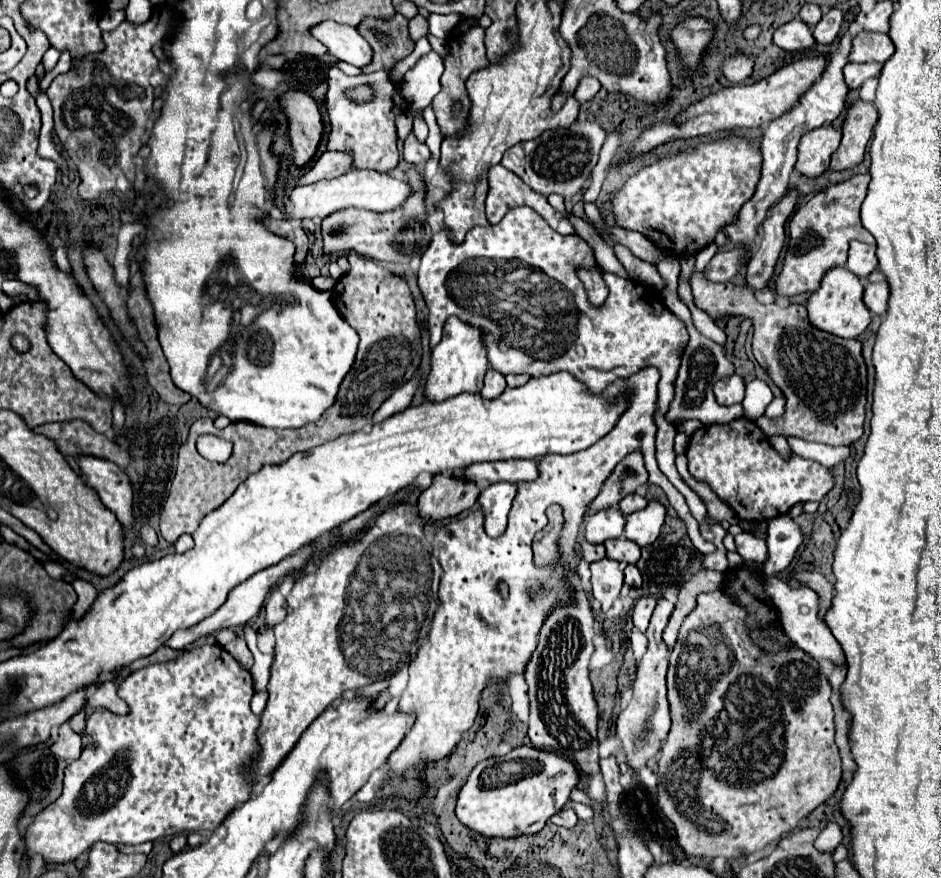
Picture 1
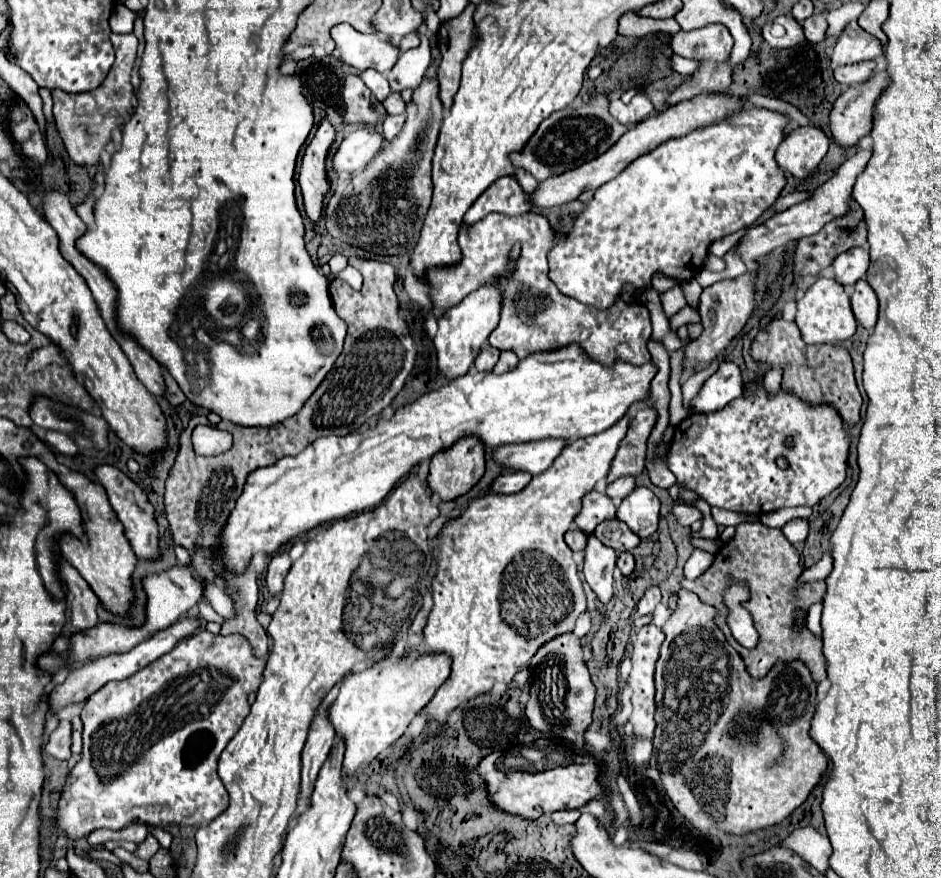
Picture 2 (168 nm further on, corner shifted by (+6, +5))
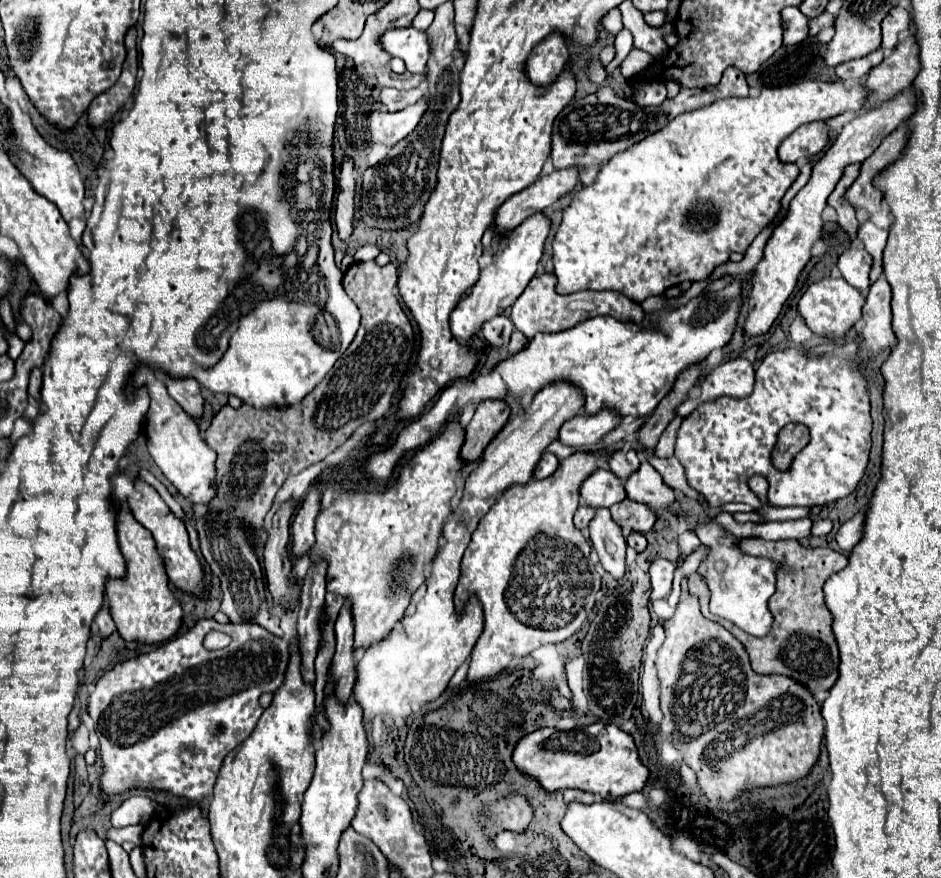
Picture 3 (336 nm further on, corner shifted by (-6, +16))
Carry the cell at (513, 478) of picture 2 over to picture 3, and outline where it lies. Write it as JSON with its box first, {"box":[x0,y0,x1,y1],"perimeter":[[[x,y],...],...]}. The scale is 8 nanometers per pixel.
{"box":[535,452,559,480],"perimeter":[[[545,452],[543,458],[541,458],[541,462],[535,468],[535,478],[537,480],[549,478],[557,470],[557,466],[559,466],[559,458],[555,454],[551,454],[551,452]]]}

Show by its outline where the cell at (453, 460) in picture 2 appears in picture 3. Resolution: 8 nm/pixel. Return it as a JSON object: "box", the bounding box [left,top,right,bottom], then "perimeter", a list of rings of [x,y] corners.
{"box":[461,400,511,462],"perimeter":[[[485,400],[483,404],[477,406],[475,416],[467,424],[467,434],[465,434],[465,444],[461,450],[461,456],[467,462],[479,460],[485,446],[499,434],[499,430],[505,426],[509,418],[511,408],[507,406],[505,400]]]}

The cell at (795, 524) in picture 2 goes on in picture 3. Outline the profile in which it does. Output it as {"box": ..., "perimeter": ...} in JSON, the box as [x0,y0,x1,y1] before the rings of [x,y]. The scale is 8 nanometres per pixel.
{"box":[811,519,833,536],"perimeter":[[[817,519],[813,521],[811,535],[812,536],[825,536],[829,534],[833,528],[833,522],[829,519]]]}

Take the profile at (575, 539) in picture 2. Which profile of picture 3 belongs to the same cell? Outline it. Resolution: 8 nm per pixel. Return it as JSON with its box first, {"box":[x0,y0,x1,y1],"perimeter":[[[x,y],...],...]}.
{"box":[575,504,595,530],"perimeter":[[[581,504],[579,510],[575,512],[575,526],[577,526],[579,530],[583,530],[585,526],[589,526],[589,522],[591,522],[593,516],[595,516],[595,508],[591,508],[591,506],[587,506],[587,504]]]}

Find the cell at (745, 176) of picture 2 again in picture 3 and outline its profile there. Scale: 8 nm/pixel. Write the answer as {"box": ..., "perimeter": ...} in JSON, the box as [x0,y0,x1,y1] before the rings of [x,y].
{"box":[553,80,871,304],"perimeter":[[[807,80],[807,82],[791,84],[791,86],[783,86],[783,88],[763,88],[755,98],[717,100],[711,106],[679,114],[661,132],[655,132],[655,134],[643,138],[639,144],[615,154],[607,164],[603,164],[597,180],[591,186],[583,186],[581,190],[575,192],[571,204],[563,212],[561,226],[557,228],[555,238],[553,238],[553,274],[557,276],[557,292],[559,294],[573,294],[579,290],[615,290],[615,292],[621,292],[627,298],[637,300],[641,304],[645,298],[659,296],[671,286],[679,286],[683,282],[697,282],[697,280],[707,278],[717,266],[725,264],[729,260],[729,254],[733,254],[733,252],[745,254],[745,250],[755,240],[755,236],[777,216],[777,212],[781,210],[781,200],[783,200],[785,192],[791,188],[791,184],[799,176],[797,164],[783,164],[777,158],[777,148],[779,148],[781,140],[803,124],[817,122],[817,120],[829,120],[829,118],[841,116],[841,114],[851,112],[851,110],[853,112],[863,110],[867,106],[869,94],[871,94],[871,90],[863,82],[857,82],[851,88],[845,88],[839,80],[837,82]]]}

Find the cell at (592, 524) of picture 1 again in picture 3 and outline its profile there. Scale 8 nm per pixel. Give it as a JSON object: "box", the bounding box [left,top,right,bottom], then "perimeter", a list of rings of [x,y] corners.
{"box":[581,468,625,508],"perimeter":[[[599,468],[581,484],[581,498],[593,508],[609,508],[625,498],[625,488],[611,470]]]}

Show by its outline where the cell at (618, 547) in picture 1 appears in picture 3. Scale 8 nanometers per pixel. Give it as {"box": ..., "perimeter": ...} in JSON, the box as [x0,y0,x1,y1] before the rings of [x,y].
{"box":[611,498,655,534],"perimeter":[[[629,498],[611,506],[611,514],[613,514],[613,520],[623,528],[625,534],[629,532],[645,534],[655,524],[655,512],[649,510],[649,506],[629,500]]]}

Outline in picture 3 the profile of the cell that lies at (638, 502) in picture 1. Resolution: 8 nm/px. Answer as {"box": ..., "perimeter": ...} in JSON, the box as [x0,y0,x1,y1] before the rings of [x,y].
{"box":[609,448,639,482],"perimeter":[[[633,448],[627,450],[627,452],[615,450],[609,456],[609,468],[611,468],[613,474],[617,474],[625,482],[629,478],[629,474],[635,472],[635,468],[639,468],[639,456],[637,456],[637,452]]]}

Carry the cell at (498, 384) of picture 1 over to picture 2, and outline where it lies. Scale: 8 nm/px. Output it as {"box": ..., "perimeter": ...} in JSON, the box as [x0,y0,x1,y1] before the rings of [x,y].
{"box":[475,345,499,373],"perimeter":[[[485,345],[481,349],[481,353],[477,355],[477,359],[475,359],[475,367],[481,373],[491,373],[493,367],[497,365],[497,361],[499,361],[499,351],[495,347],[491,347],[491,345]]]}

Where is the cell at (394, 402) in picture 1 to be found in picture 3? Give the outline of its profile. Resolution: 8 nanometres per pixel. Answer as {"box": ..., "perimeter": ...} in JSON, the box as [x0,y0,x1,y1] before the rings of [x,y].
{"box":[513,274,645,338],"perimeter":[[[553,274],[535,276],[531,280],[531,286],[527,286],[525,292],[517,298],[513,324],[527,338],[533,338],[537,332],[563,332],[563,330],[569,330],[575,324],[579,324],[583,320],[589,320],[589,318],[595,318],[595,316],[613,316],[621,322],[641,322],[643,316],[645,316],[643,308],[637,302],[629,300],[627,296],[623,296],[619,292],[613,292],[613,290],[605,290],[605,292],[585,290],[585,292],[561,296],[561,294],[555,292],[555,282],[557,282],[557,278]]]}

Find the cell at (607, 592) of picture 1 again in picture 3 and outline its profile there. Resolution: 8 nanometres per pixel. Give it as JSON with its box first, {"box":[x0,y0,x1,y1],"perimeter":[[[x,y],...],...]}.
{"box":[589,508,627,578],"perimeter":[[[599,508],[589,526],[591,542],[597,550],[599,562],[613,576],[621,578],[625,574],[625,548],[627,542],[621,534],[619,524],[613,522],[611,512],[607,508]]]}

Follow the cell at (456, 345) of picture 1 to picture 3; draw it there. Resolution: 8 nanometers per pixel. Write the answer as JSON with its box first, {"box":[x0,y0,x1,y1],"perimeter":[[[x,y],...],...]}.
{"box":[451,212,551,342],"perimeter":[[[537,212],[497,244],[497,252],[493,256],[491,266],[481,270],[477,284],[471,288],[471,294],[465,296],[451,314],[451,330],[457,340],[469,342],[475,336],[475,332],[483,326],[483,322],[491,320],[501,310],[509,310],[511,304],[523,294],[529,280],[537,272],[537,264],[543,256],[543,246],[549,236],[549,230],[551,218],[545,212]]]}

